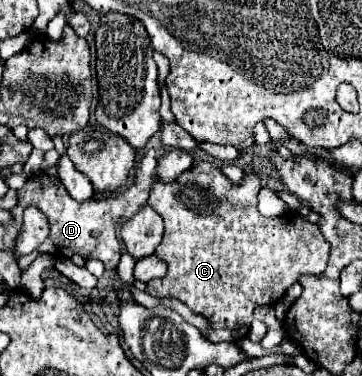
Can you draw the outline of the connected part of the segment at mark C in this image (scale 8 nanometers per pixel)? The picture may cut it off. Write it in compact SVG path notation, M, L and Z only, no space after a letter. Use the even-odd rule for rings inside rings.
M212 162L198 164L198 196L192 184L192 170L172 184L154 182L148 206L152 206L164 218L164 238L156 248L156 256L168 264L164 278L148 282L152 296L172 296L188 304L196 314L206 316L212 322L212 342L236 342L246 336L246 328L252 322L252 310L260 304L274 304L282 300L286 290L304 274L320 274L330 256L330 244L322 236L320 226L308 222L298 212L286 212L284 216L266 218L258 212L258 192L262 190L260 176L250 172L240 184L228 180L220 168Z

